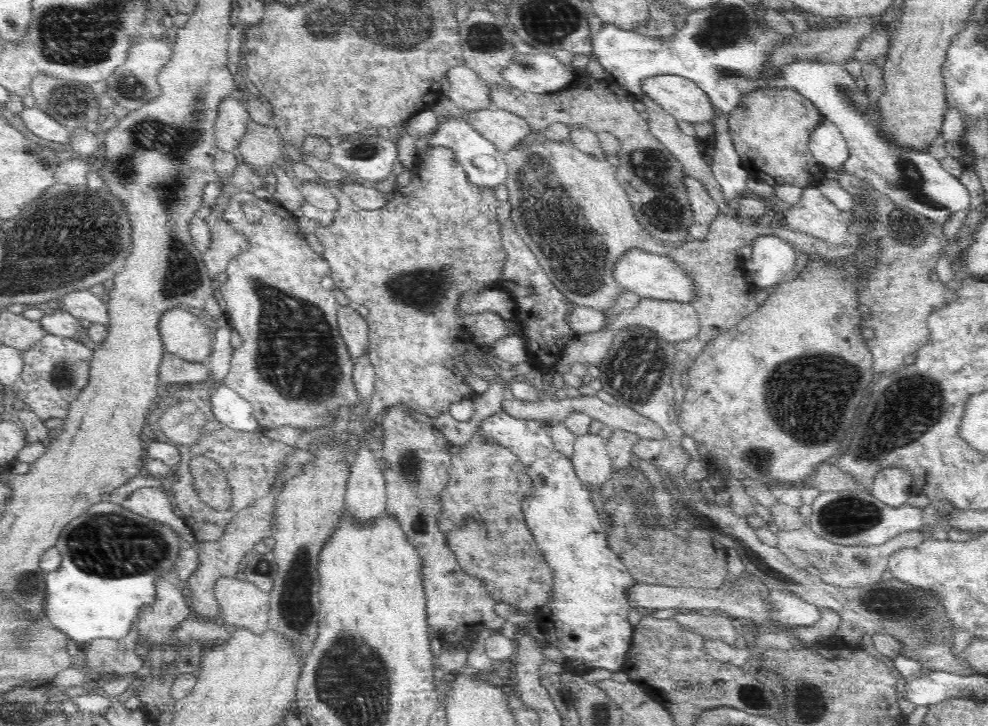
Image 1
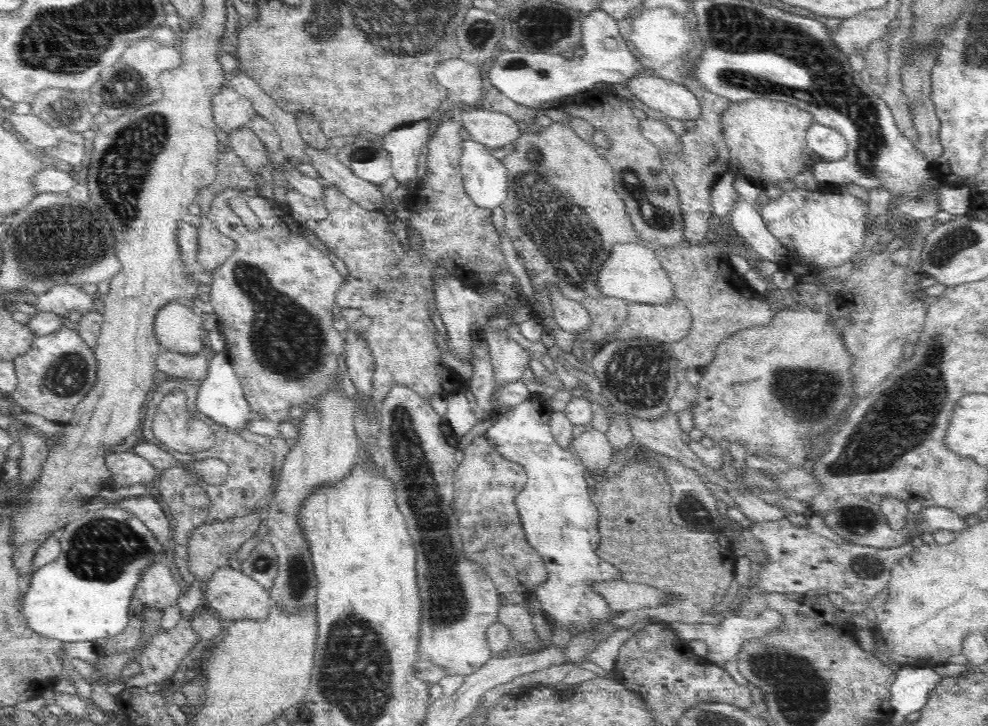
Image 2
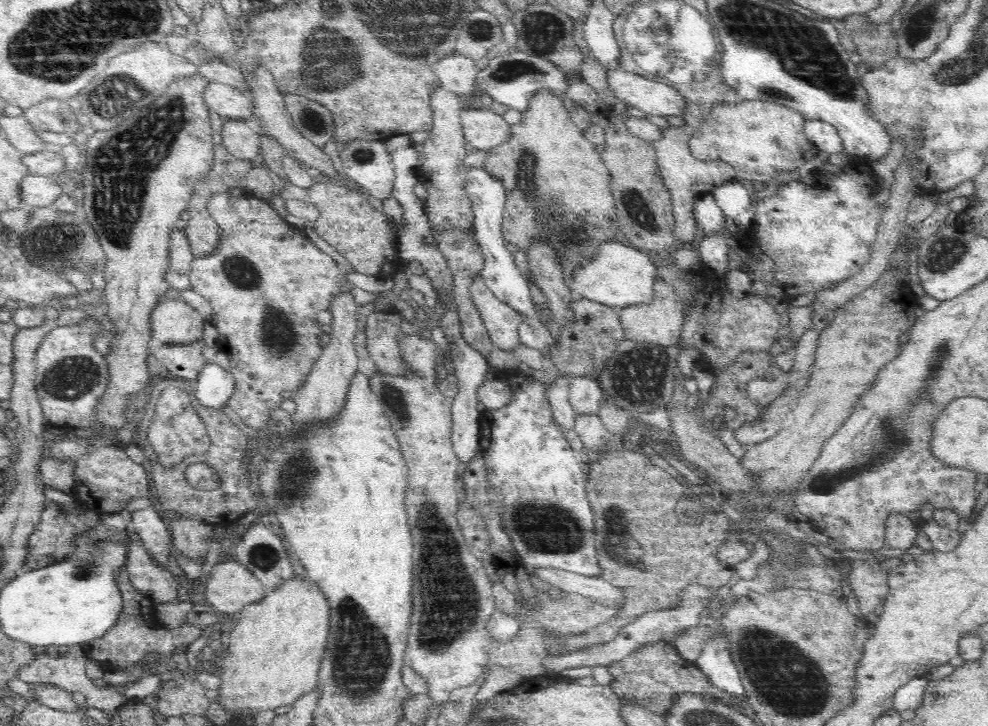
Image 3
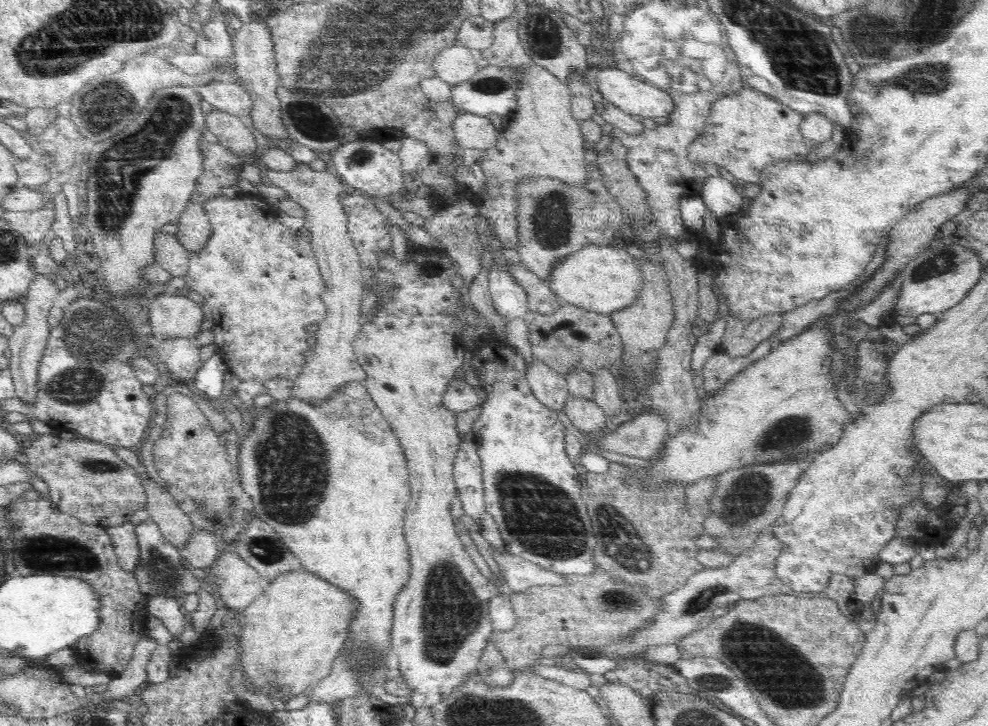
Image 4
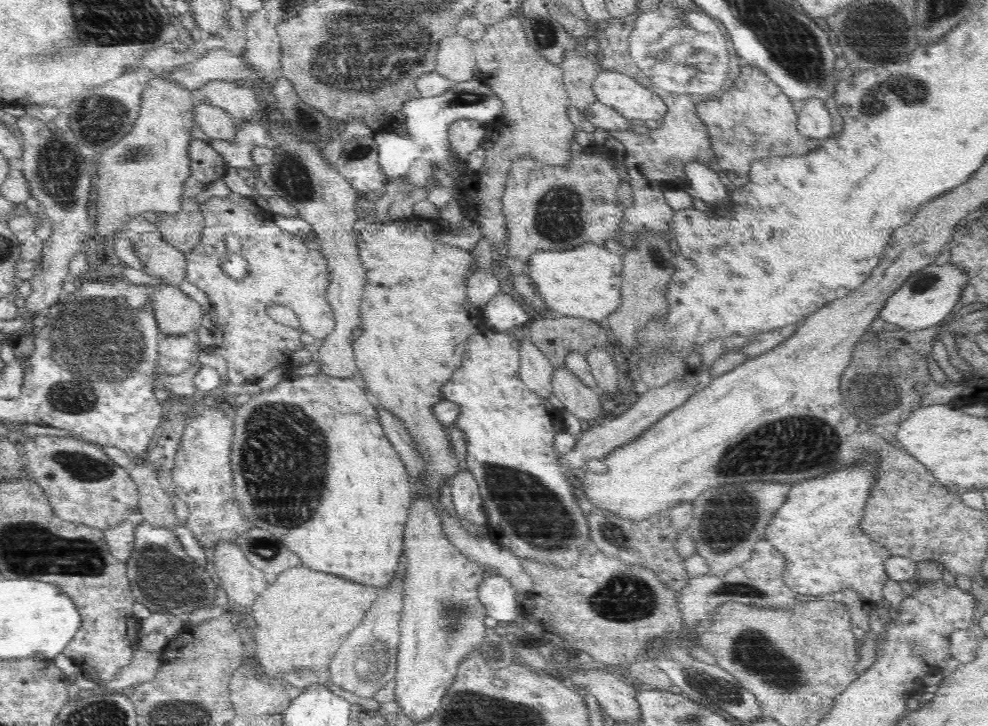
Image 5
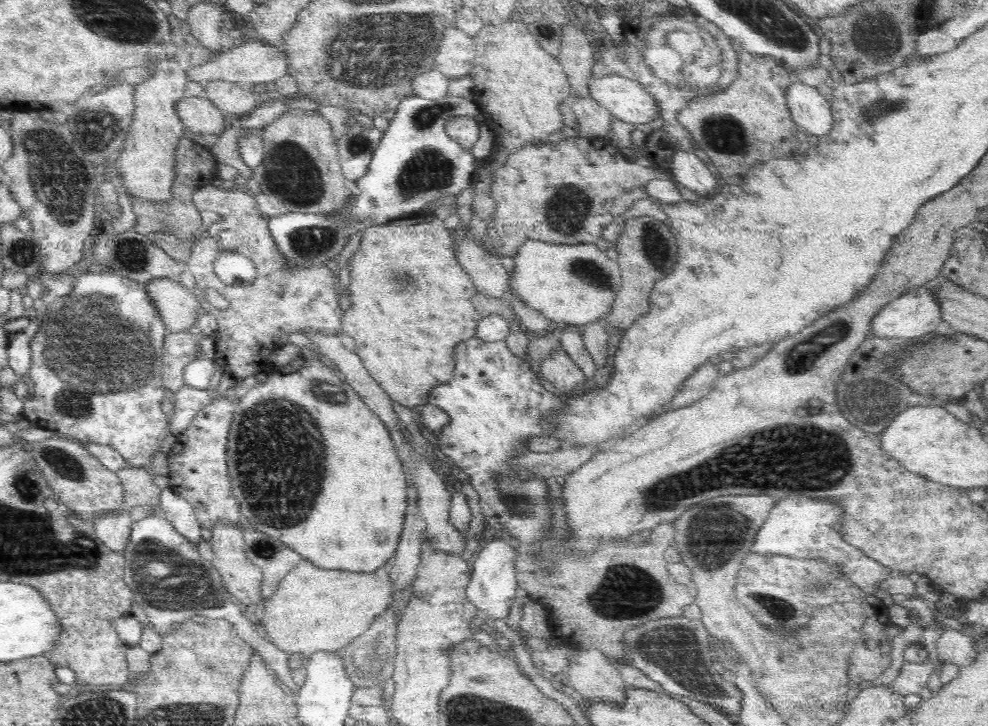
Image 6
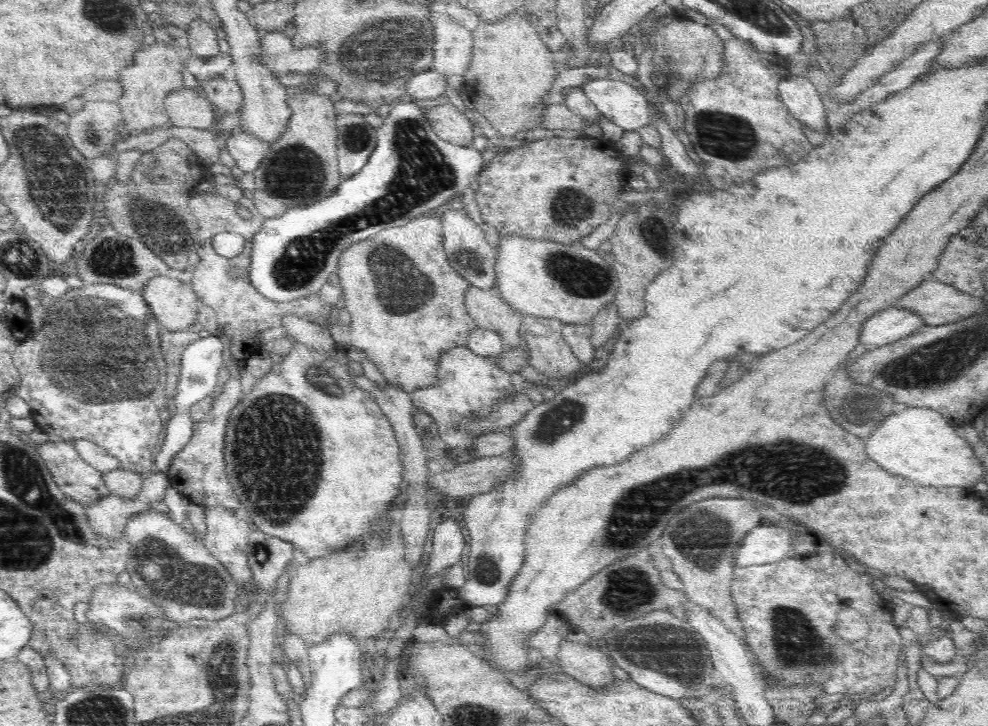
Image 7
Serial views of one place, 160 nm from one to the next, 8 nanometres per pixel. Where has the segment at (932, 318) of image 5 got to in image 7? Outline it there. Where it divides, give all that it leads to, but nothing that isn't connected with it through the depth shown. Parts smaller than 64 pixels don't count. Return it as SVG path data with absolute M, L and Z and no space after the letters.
M886 307L872 315L863 325L859 343L868 351L904 338L927 324L905 308Z

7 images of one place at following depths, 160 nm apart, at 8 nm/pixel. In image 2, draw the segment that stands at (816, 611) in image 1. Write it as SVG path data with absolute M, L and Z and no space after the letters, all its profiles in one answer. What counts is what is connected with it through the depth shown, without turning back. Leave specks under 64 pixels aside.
M764 608L762 614L756 616L756 618L744 618L735 613L734 616L721 620L717 625L706 623L689 625L681 622L669 623L668 625L673 630L673 633L682 640L686 640L687 642L691 640L702 640L702 642L708 646L709 652L707 659L712 664L724 668L726 662L736 659L744 642L764 636L769 632L774 632L781 627L782 621L782 615L779 614L779 612L776 612L771 608Z

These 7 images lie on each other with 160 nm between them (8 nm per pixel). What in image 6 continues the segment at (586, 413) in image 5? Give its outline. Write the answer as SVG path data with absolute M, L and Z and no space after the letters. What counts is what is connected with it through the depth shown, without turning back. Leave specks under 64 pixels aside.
M564 350L552 353L550 358L537 363L535 368L541 371L541 376L552 382L562 396L572 394L577 390L576 386L587 379Z

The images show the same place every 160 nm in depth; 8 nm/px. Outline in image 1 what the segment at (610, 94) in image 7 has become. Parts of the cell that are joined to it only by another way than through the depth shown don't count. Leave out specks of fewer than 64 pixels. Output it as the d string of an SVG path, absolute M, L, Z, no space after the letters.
M651 76L642 80L641 91L677 120L704 122L716 116L708 95L693 80L683 76Z

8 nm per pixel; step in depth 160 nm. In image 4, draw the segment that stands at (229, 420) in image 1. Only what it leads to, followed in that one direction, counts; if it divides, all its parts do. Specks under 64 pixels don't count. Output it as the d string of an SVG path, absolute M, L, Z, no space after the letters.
M216 352L208 360L203 361L203 365L193 376L192 381L196 391L208 396L211 400L220 397L224 390L225 372L226 364L222 356Z

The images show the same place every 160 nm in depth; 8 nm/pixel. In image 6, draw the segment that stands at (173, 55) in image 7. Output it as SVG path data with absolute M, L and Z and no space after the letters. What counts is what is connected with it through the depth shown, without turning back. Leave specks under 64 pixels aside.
M183 55L155 60L154 74L138 84L134 90L134 118L115 168L123 175L123 187L129 198L140 197L148 201L169 201L171 186L175 182L175 150L178 139L186 130L176 113L177 100L186 92L186 67Z

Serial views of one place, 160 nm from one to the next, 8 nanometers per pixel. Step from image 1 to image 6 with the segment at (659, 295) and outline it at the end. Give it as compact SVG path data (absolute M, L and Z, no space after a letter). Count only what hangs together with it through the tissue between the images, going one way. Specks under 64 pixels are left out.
M526 241L513 256L513 273L509 275L511 290L526 306L541 312L546 318L562 325L585 325L602 319L610 312L621 286L621 270L616 260L610 259L595 244L554 244L542 241Z

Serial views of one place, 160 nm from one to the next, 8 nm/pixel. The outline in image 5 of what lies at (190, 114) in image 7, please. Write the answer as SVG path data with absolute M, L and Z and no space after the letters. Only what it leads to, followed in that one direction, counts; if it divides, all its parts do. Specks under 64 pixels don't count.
M208 102L196 103L192 112L194 123L198 124L211 139L234 140L238 124L228 112Z

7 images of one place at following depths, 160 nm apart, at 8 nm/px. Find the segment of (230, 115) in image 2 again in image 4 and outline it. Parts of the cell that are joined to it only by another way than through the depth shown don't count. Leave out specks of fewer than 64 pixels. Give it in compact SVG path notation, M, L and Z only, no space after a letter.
M232 76L221 80L213 79L196 89L212 108L228 112L236 117L251 115L252 97Z

